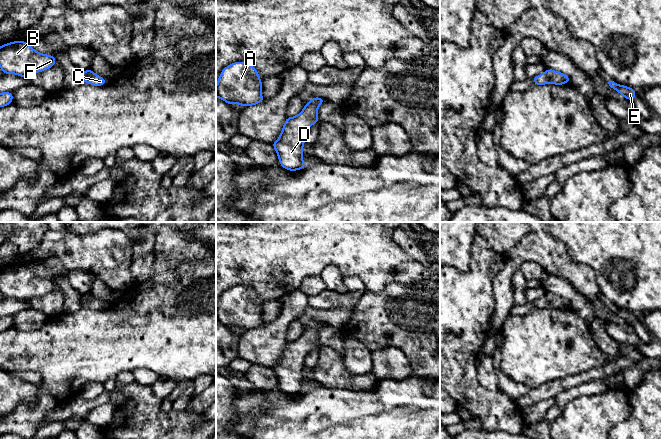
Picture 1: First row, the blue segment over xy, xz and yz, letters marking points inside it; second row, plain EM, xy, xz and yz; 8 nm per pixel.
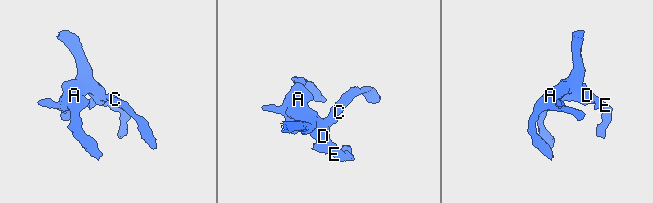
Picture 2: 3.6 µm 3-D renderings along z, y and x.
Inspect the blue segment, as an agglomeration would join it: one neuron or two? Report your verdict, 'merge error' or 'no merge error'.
no merge error

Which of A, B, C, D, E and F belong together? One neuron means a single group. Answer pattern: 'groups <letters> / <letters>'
groups A B C D E F

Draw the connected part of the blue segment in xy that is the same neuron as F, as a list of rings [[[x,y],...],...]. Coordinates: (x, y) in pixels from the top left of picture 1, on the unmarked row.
[[[13,265],[0,270],[0,292],[4,299],[15,298],[24,302],[45,295],[57,287],[54,279],[34,274],[26,265]]]

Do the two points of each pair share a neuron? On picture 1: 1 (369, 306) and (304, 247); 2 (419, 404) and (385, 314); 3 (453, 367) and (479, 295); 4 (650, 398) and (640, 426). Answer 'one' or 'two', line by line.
1: two
2: two
3: one
4: one

